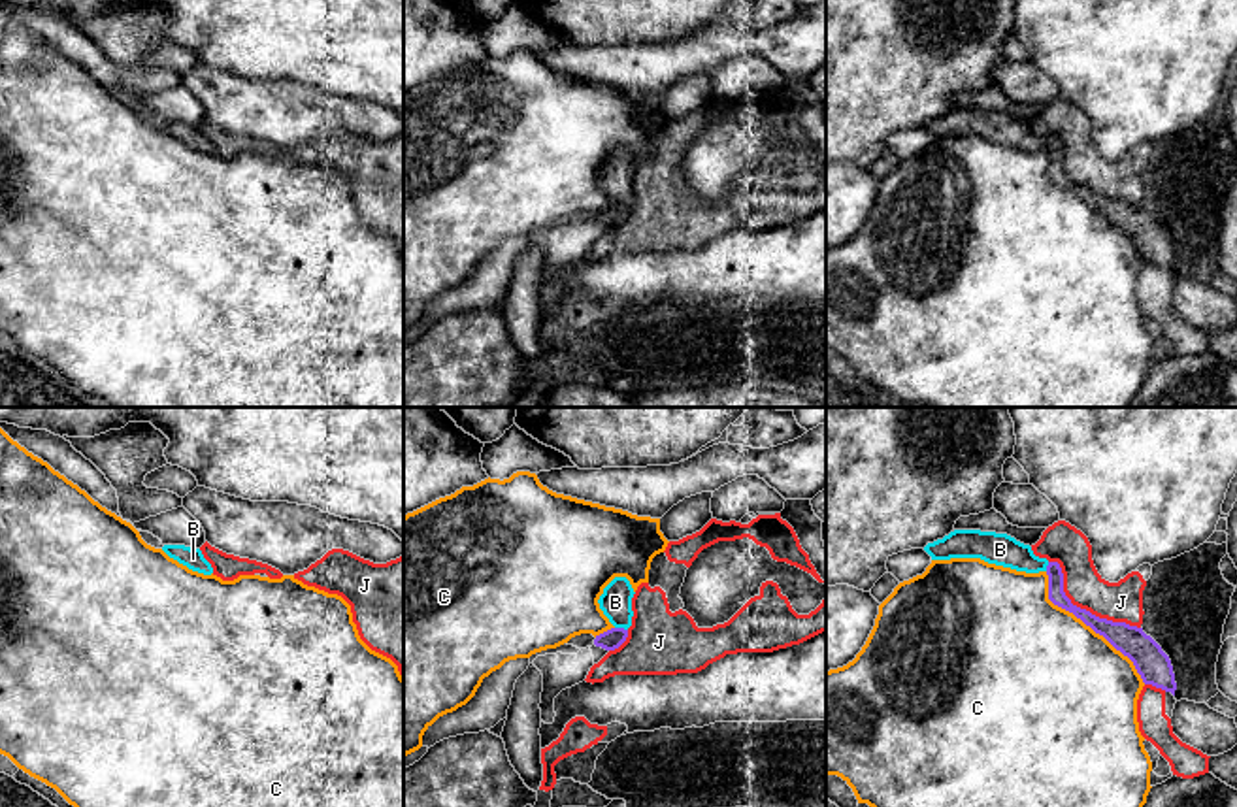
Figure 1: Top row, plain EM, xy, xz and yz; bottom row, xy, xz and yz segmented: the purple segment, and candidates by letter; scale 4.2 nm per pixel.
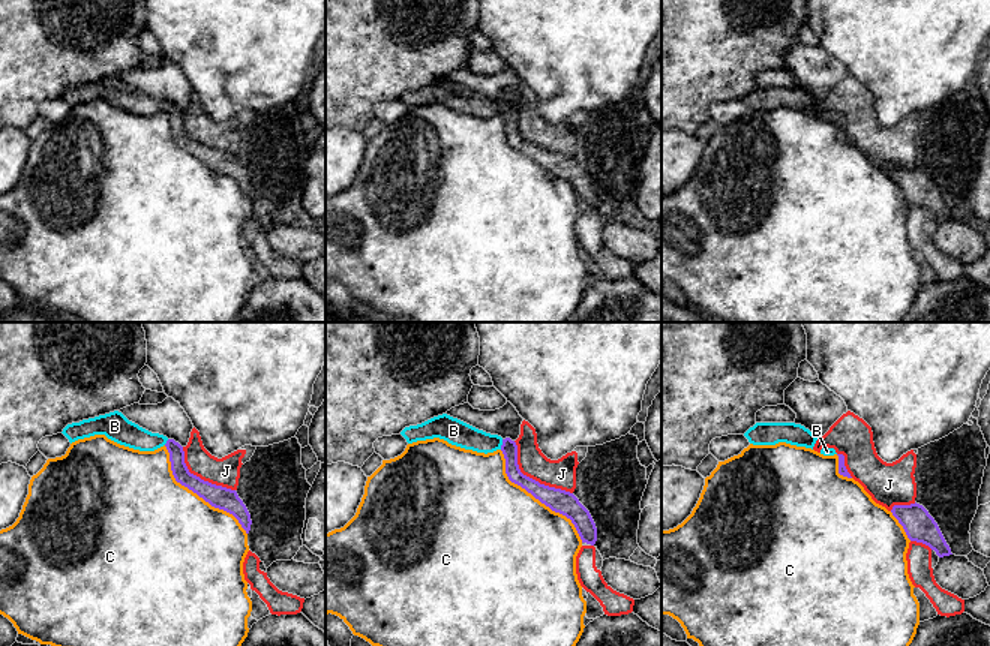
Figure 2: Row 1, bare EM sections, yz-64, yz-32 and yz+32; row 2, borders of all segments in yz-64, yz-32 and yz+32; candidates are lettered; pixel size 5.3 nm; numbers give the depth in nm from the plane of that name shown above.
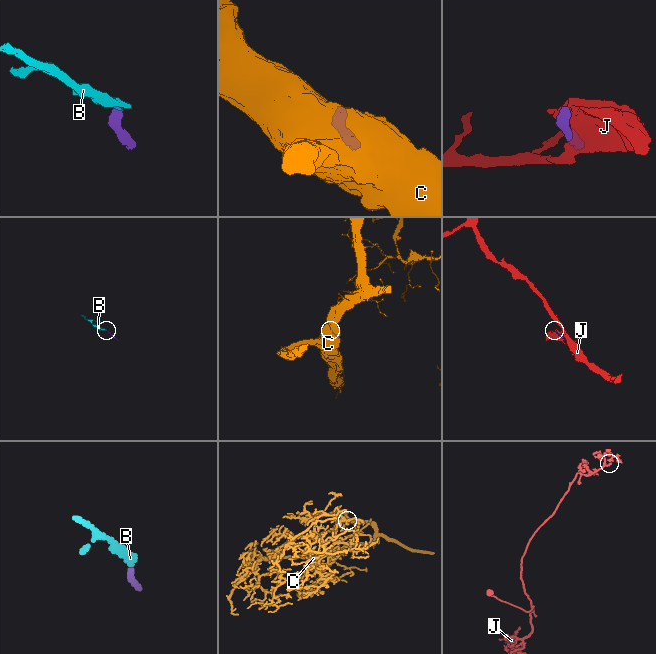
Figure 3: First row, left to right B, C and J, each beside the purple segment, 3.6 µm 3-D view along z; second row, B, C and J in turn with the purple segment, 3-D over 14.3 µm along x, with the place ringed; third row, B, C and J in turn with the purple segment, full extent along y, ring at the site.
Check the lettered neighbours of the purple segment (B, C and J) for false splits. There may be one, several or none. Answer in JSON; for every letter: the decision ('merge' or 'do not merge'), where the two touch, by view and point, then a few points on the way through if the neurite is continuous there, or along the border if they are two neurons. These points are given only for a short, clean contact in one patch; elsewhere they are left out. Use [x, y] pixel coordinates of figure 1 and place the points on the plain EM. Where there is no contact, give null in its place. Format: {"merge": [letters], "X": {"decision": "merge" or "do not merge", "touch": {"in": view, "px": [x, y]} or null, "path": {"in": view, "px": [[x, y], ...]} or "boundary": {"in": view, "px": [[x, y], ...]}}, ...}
{"merge": ["B"], "B": {"decision": "merge", "touch": {"in": "xz", "px": [621, 206]}, "path": {"in": "xz", "px": [[613, 215], [621, 206], [615, 180]]}}, "C": {"decision": "do not merge", "touch": {"in": "yz", "px": [1088, 202]}}, "J": {"decision": "do not merge", "touch": {"in": "yz", "px": [1083, 187]}}}

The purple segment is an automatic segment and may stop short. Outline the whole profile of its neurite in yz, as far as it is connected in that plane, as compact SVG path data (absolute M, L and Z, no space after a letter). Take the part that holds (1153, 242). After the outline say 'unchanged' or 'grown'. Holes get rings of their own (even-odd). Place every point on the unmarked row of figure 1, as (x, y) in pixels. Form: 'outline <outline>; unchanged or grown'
outline M954 107L943 117L928 121L924 128L932 138L981 136L988 141L1011 145L1026 151L1045 149L1048 153L1048 177L1073 190L1096 211L1103 213L1116 228L1128 234L1145 262L1152 262L1175 273L1177 260L1169 234L1143 209L1126 200L1099 196L1071 181L1064 170L1064 151L1058 140L1048 140L1033 132L1030 123L1007 111L981 107Z; grown

